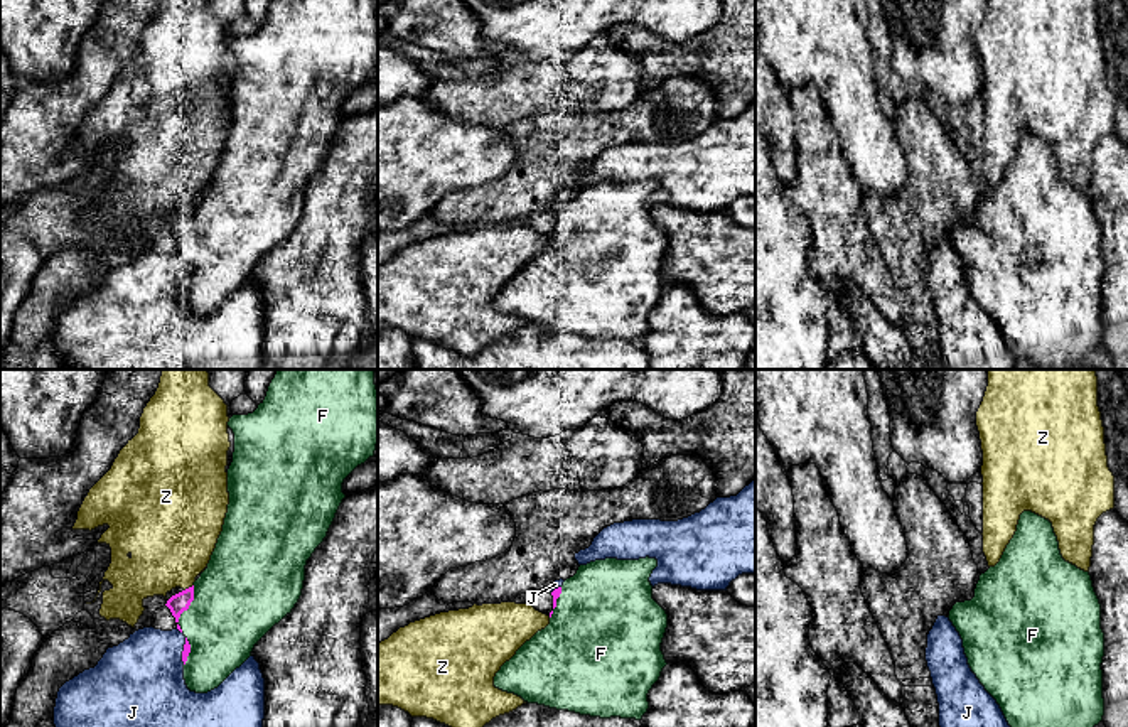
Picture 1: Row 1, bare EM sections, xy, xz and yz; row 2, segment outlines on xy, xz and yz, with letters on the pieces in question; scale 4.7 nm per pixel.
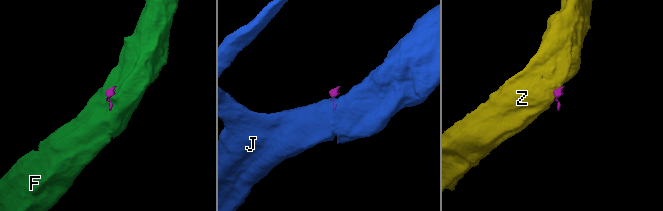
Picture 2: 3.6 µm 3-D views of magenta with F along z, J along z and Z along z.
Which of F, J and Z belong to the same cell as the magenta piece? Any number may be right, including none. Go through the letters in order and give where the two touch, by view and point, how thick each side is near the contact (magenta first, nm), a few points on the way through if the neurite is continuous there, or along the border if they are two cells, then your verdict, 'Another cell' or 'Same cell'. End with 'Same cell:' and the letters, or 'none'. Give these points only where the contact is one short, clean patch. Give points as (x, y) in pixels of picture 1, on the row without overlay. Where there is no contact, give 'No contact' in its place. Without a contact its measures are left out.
F: Touches magenta at xy (186, 231). Thickness 90 nm (magenta) against 420 nm. Same cell
J: Touches magenta at xy (182, 274). Thickness 40 nm (magenta) against 420 nm. Another cell
Z: Touches magenta at xy (189, 210). Thickness 90 nm (magenta) against 420 nm. Another cell
Same cell: F

